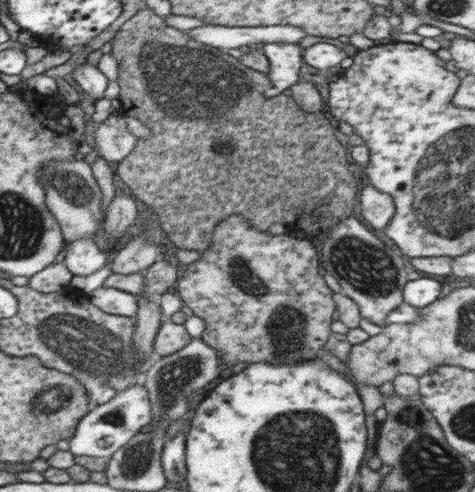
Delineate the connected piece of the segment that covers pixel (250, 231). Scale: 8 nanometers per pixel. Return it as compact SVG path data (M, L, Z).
M230 214L226 220L219 221L213 232L213 237L205 250L200 251L200 258L196 262L187 264L177 264L177 293L183 300L184 304L191 308L196 317L205 322L205 328L201 335L201 340L211 348L222 353L222 360L228 367L234 367L237 363L294 363L305 362L306 360L316 359L322 353L322 347L325 346L328 338L331 336L332 315L336 310L332 290L324 282L322 267L320 264L319 251L312 245L311 240L307 238L297 239L295 236L283 233L272 235L267 231L258 231L244 216L240 214Z

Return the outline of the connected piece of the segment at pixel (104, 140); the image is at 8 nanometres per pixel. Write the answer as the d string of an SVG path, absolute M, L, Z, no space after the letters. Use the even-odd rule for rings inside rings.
M110 114L105 122L96 125L96 130L96 150L112 163L120 163L136 148L137 138L128 131L123 114Z

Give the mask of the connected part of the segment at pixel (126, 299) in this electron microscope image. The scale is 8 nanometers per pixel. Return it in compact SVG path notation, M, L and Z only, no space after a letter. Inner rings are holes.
M98 287L89 298L94 306L108 314L134 317L138 310L135 295L115 288Z

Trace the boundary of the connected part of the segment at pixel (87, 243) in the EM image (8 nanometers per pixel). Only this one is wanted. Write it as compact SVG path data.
M80 238L74 242L64 242L66 256L64 265L76 276L90 276L106 265L107 255L101 251L92 238Z

